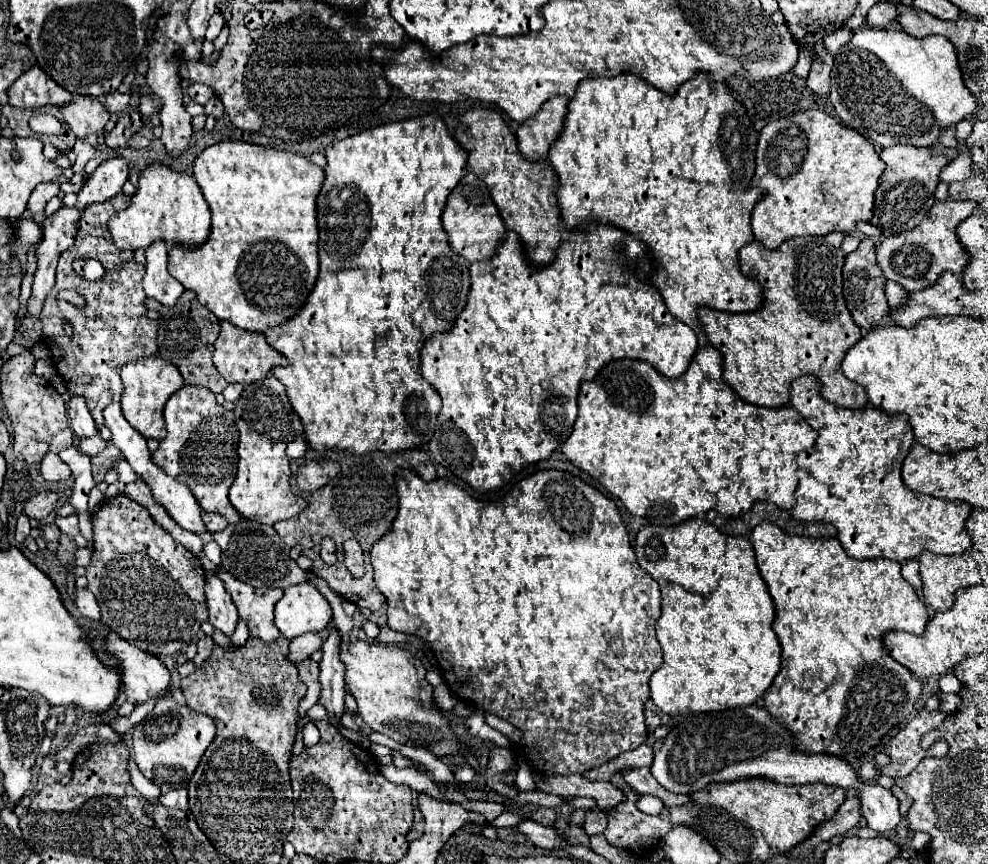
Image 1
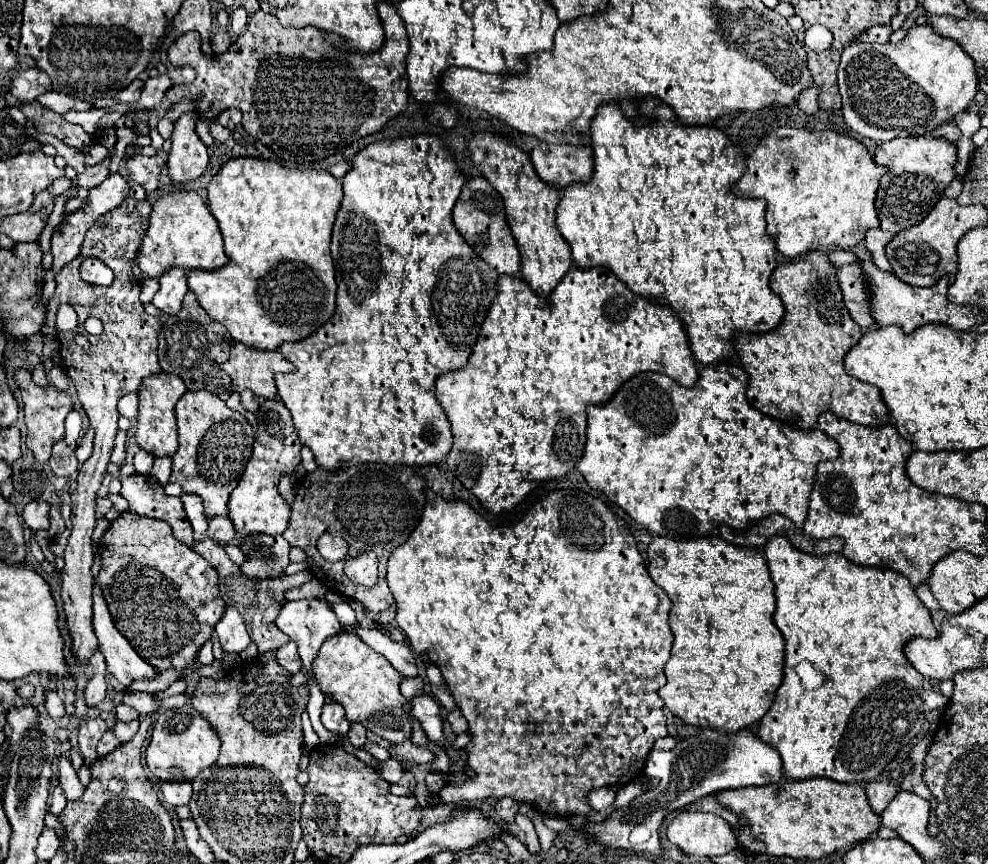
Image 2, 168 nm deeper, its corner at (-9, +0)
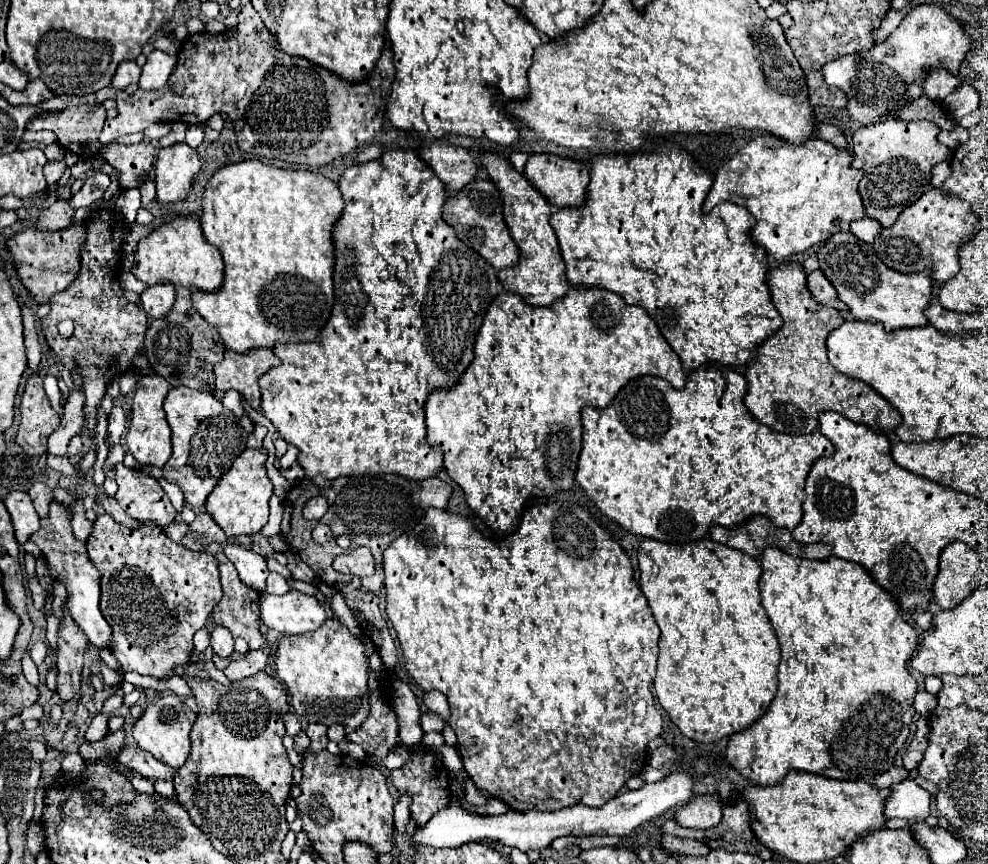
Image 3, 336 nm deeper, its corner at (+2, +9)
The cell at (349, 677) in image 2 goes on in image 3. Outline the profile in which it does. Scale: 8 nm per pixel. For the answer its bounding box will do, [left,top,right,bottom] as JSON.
[275,618,369,728]

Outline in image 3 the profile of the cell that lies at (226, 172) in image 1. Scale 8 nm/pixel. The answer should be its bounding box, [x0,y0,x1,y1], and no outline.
[191,160,343,352]

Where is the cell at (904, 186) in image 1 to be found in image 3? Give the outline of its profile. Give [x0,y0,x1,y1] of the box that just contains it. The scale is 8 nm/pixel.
[853,120,951,226]

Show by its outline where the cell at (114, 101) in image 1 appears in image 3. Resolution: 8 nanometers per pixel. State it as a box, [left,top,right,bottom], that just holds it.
[111,60,141,90]

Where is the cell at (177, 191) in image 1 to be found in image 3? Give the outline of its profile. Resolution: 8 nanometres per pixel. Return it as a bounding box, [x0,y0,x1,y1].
[133,214,223,292]

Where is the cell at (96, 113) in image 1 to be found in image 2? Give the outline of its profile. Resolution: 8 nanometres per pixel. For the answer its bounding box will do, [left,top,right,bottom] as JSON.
[38,91,90,113]

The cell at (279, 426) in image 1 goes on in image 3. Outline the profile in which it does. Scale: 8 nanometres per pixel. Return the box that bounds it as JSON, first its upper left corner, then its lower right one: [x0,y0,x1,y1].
[205,448,273,536]

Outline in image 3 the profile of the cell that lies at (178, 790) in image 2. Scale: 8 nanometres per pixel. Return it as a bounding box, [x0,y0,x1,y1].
[119,746,175,782]

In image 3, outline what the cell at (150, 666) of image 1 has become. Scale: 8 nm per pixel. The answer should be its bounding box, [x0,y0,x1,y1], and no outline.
[31,500,111,652]

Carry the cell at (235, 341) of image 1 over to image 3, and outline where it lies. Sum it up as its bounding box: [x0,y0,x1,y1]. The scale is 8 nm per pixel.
[213,348,279,410]

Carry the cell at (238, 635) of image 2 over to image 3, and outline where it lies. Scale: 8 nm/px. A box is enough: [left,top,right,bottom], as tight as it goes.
[211,626,233,656]

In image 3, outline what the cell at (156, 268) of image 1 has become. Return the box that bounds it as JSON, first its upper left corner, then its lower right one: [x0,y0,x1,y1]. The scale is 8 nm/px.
[141,284,175,318]

